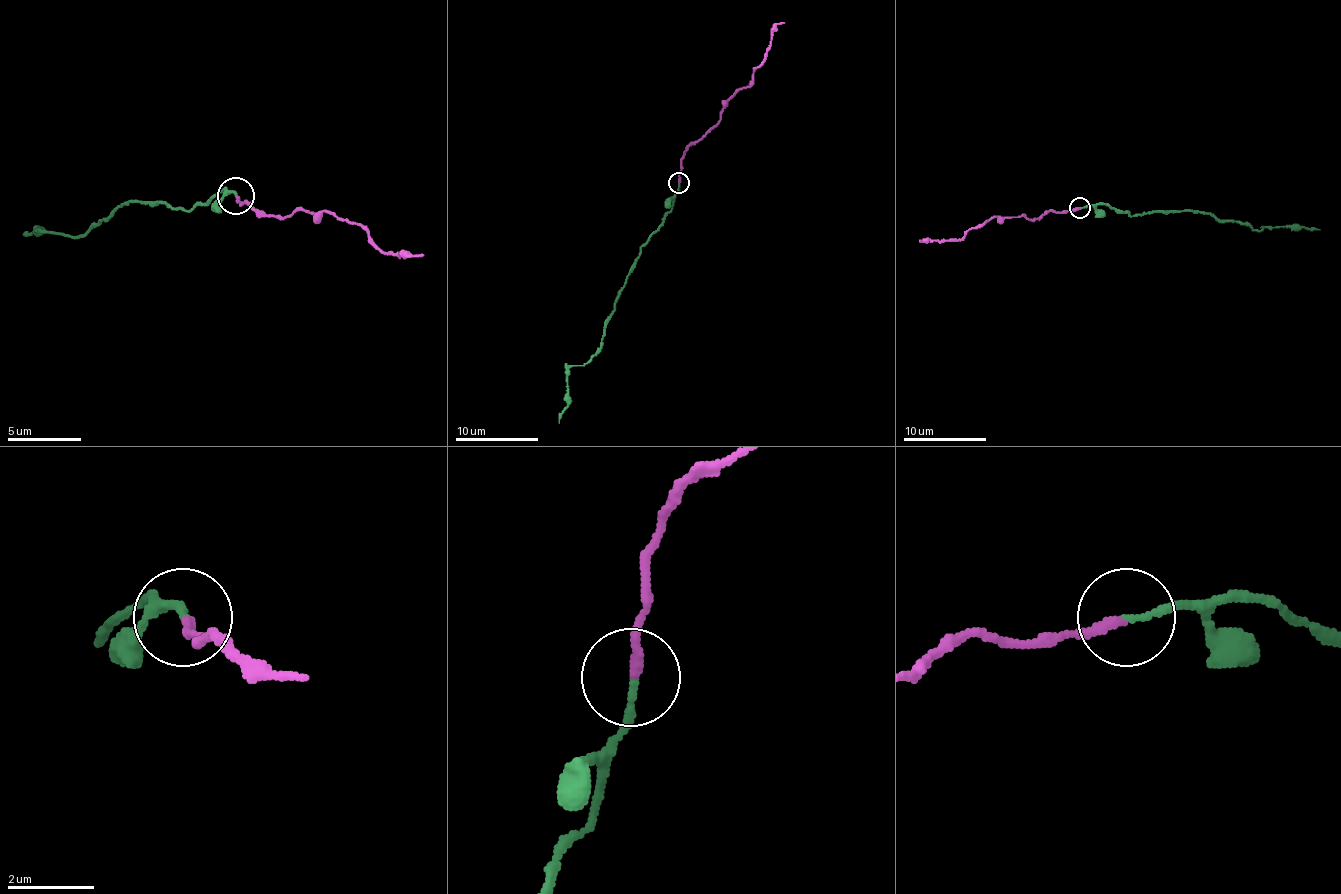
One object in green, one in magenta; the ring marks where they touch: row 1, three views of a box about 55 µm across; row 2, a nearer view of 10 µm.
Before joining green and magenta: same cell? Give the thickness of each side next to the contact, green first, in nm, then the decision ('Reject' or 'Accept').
Thickness 160 nm (green) against 220 nm. Reject

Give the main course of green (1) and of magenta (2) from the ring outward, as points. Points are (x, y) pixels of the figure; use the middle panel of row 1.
1: (678, 182), (672, 211), (649, 238), (620, 292), (601, 348), (586, 363), (568, 369), (568, 406), (559, 423)
2: (678, 182), (684, 151), (717, 122), (723, 105), (744, 88), (761, 64), (771, 30), (784, 22)

